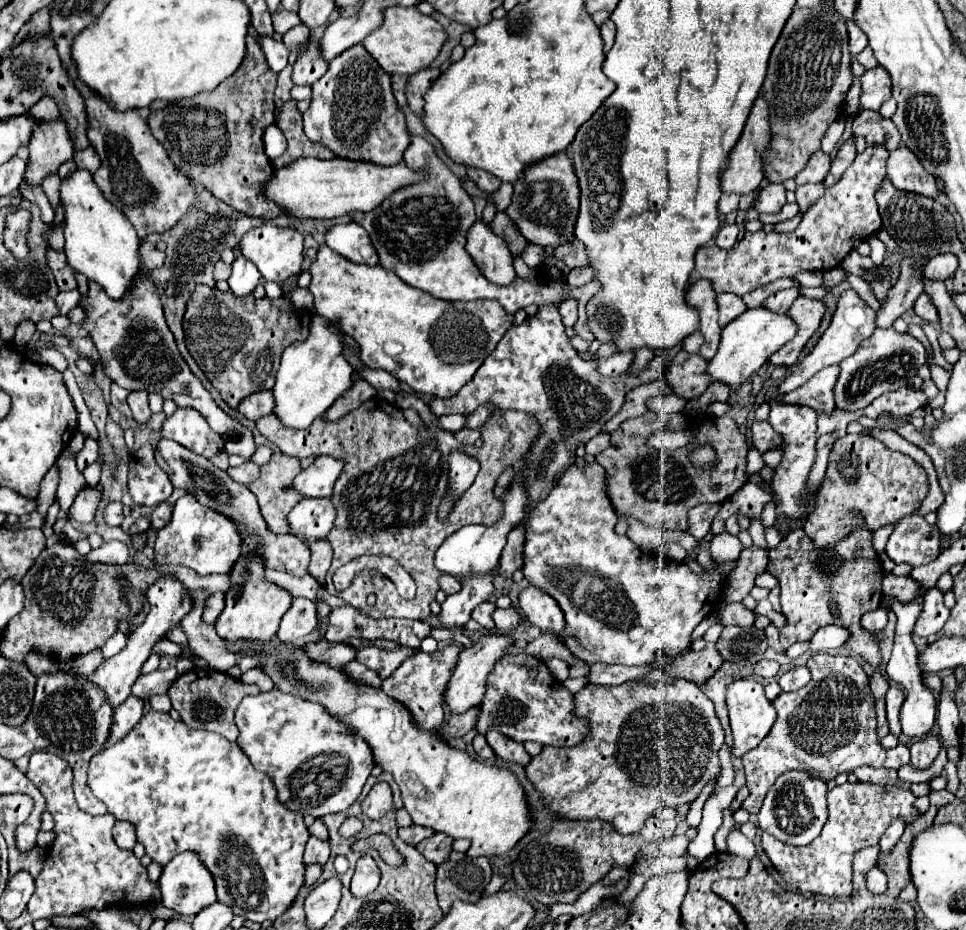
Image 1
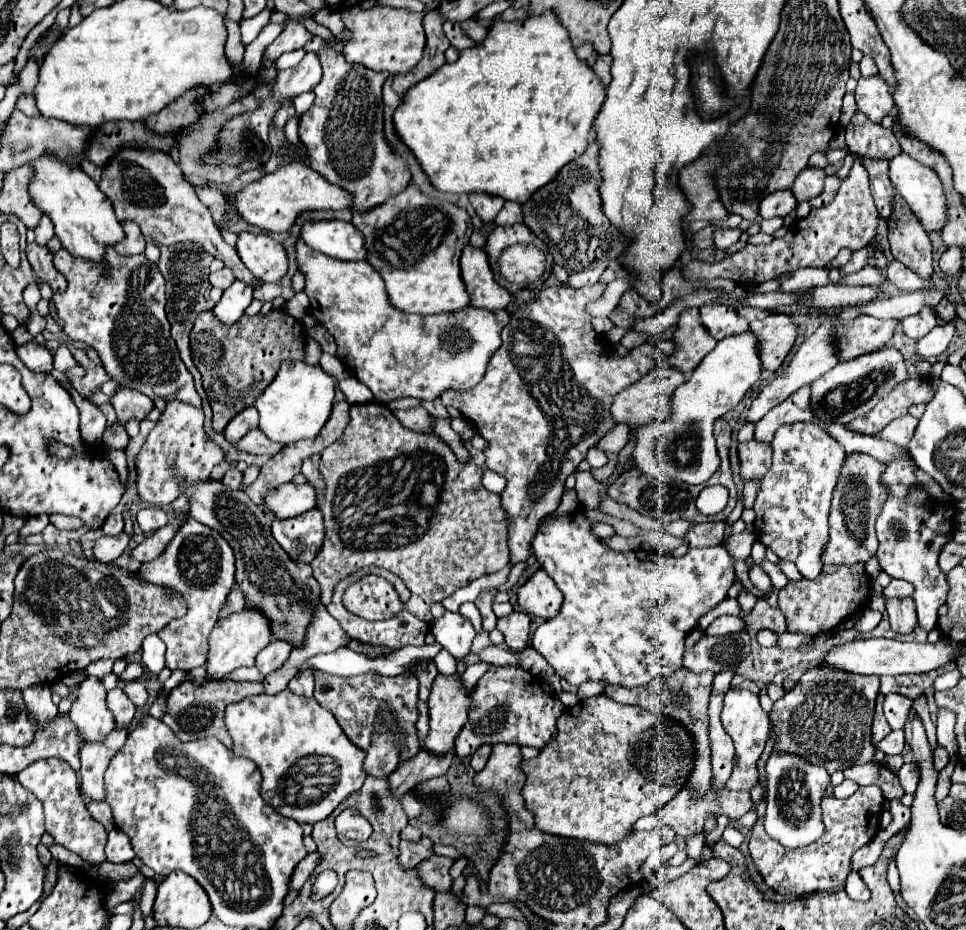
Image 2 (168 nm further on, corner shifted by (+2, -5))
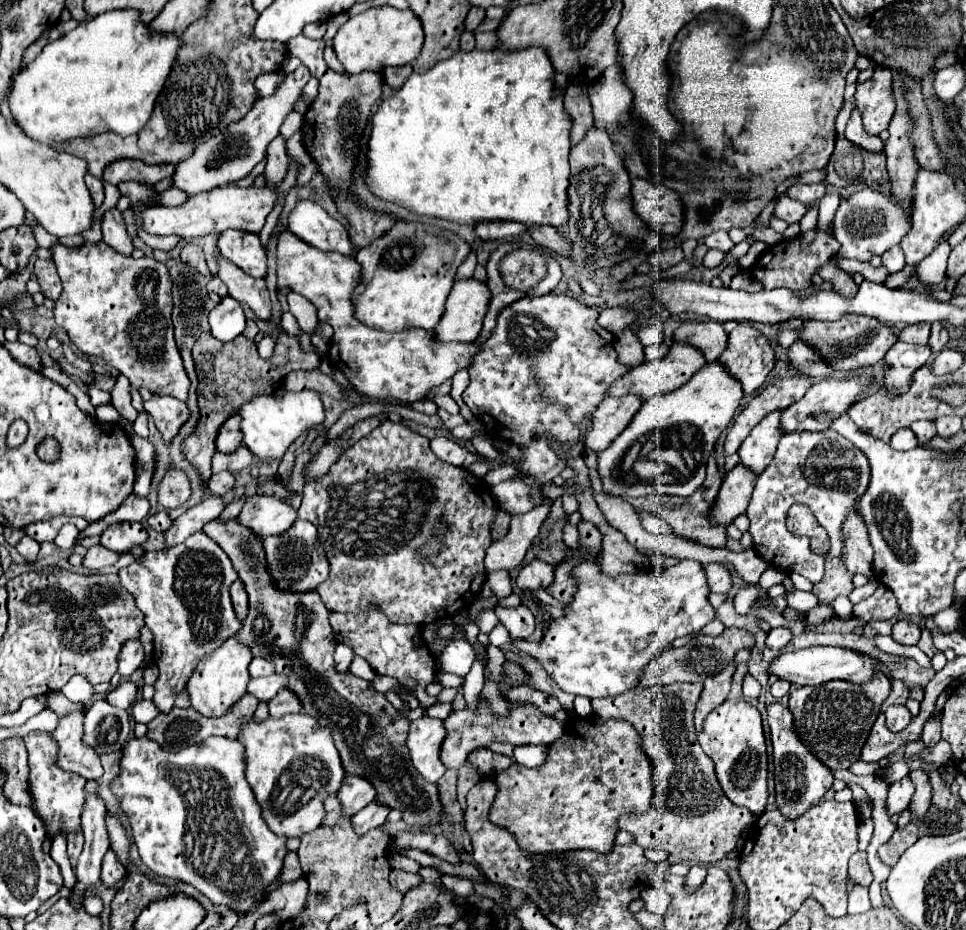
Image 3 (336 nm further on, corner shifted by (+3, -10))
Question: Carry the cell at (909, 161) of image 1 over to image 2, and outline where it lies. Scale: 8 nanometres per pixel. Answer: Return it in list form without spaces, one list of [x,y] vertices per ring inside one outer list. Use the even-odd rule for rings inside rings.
[[[899,153],[897,157],[893,157],[889,161],[889,179],[891,179],[891,185],[897,189],[897,193],[907,201],[909,209],[917,215],[917,219],[921,221],[925,231],[943,229],[943,225],[945,225],[945,193],[943,193],[939,177],[933,169],[921,165],[907,153]]]

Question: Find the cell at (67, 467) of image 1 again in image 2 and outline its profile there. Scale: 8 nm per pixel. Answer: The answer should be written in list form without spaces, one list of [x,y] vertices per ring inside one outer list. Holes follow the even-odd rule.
[[[41,513],[41,517],[31,517],[27,519],[25,527],[19,531],[19,535],[31,535],[31,533],[41,533],[45,527],[49,525],[49,515],[47,513]]]

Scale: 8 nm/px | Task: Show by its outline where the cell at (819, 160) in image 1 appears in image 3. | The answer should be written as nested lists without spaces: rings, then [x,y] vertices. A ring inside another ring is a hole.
[[[794,184],[786,192],[792,200],[804,202],[804,204],[816,204],[824,194],[826,186],[824,184]]]

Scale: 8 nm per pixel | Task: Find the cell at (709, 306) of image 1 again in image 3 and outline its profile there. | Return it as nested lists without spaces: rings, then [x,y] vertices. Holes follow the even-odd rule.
[[[674,342],[670,346],[670,352],[668,352],[666,358],[654,360],[654,362],[644,362],[644,364],[632,368],[628,374],[624,374],[614,384],[610,384],[606,396],[620,398],[620,396],[626,396],[626,394],[636,394],[642,400],[646,400],[646,398],[650,398],[654,394],[668,394],[668,392],[680,388],[684,382],[688,382],[704,364],[706,364],[706,360],[700,354],[700,350],[696,350],[694,346],[684,346],[684,344]]]

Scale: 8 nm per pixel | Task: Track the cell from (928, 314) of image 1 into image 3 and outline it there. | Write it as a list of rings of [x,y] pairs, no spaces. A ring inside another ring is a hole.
[[[912,324],[902,328],[902,332],[898,334],[898,340],[908,344],[928,344],[928,336],[930,336],[928,324]]]

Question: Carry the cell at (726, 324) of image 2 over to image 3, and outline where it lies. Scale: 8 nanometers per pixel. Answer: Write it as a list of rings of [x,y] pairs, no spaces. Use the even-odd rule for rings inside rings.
[[[708,320],[708,322],[692,322],[692,324],[682,324],[674,330],[674,342],[684,342],[690,346],[696,346],[706,362],[714,362],[716,356],[726,348],[728,334],[724,332],[720,322]]]

